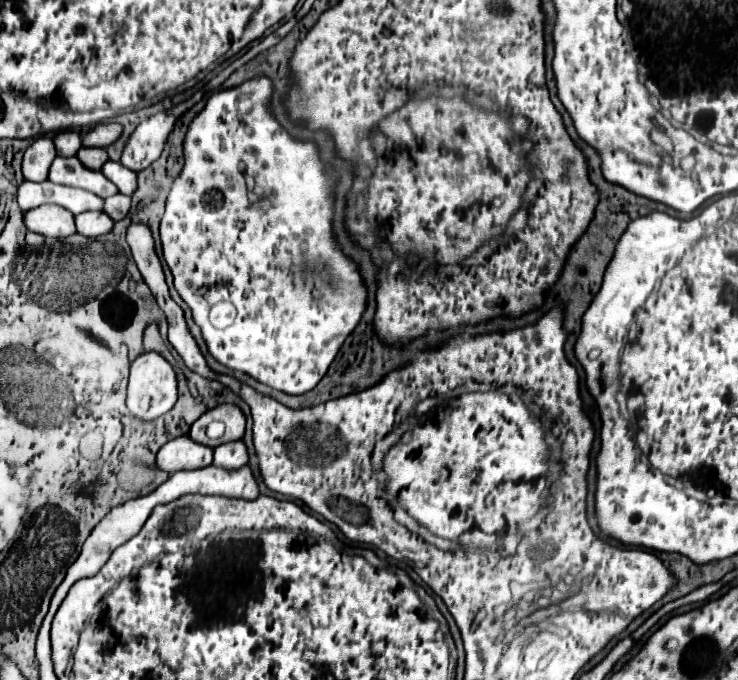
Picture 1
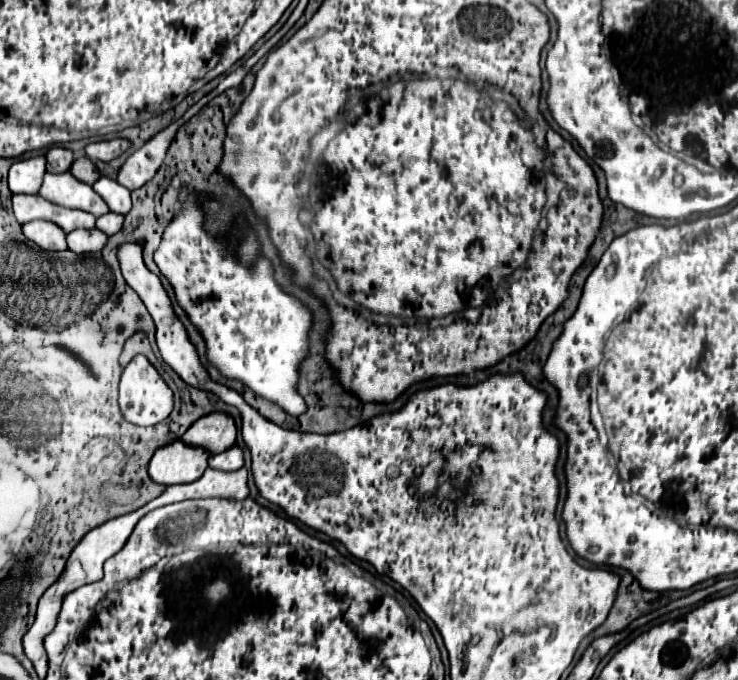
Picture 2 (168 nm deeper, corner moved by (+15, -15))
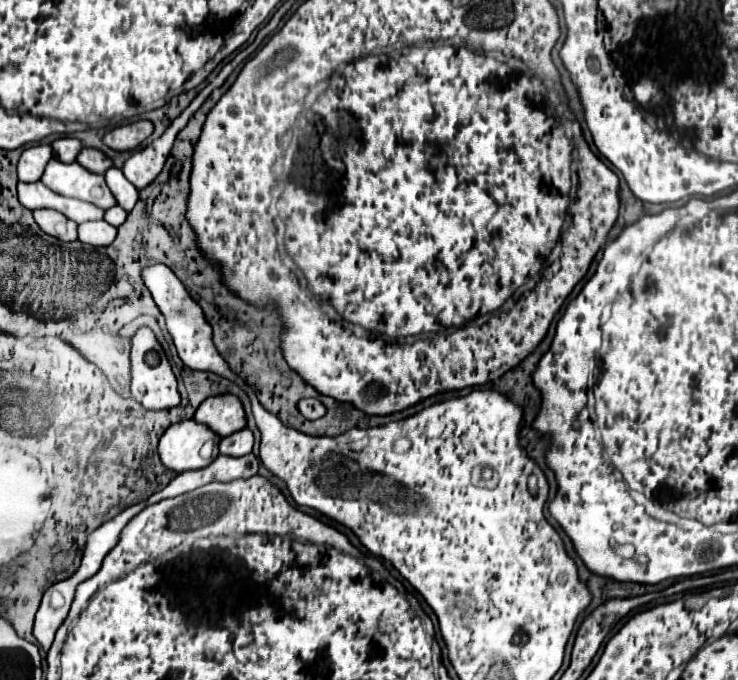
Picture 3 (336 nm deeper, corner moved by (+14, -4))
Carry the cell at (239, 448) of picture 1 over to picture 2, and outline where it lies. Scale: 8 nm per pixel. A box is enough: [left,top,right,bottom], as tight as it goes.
[209,445,243,471]

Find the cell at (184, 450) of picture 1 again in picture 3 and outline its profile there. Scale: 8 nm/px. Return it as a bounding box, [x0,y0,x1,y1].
[158,420,220,472]

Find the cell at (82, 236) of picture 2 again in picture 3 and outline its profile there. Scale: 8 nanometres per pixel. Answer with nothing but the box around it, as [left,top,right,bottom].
[78,220,116,246]

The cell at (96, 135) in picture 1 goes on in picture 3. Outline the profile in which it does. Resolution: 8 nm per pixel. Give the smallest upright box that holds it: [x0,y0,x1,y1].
[104,120,154,150]

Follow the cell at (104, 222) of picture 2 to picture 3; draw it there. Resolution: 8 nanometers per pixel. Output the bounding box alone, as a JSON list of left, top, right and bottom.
[104,206,128,226]

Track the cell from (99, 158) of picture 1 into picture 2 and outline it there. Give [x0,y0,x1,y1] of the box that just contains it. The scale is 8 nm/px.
[69,157,101,185]

